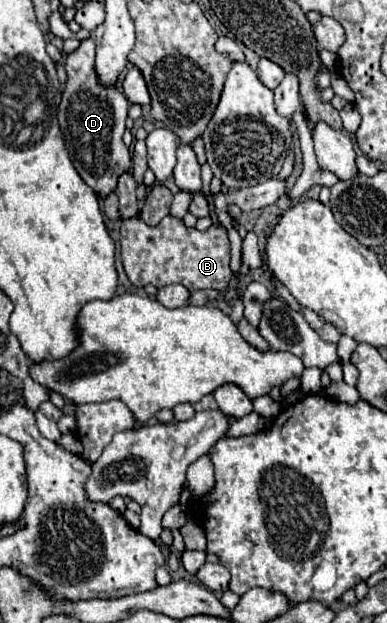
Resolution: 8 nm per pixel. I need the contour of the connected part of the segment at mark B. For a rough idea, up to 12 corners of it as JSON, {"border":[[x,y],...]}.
{"border":[[165,216],[121,224],[133,286],[231,282],[229,236]]}

